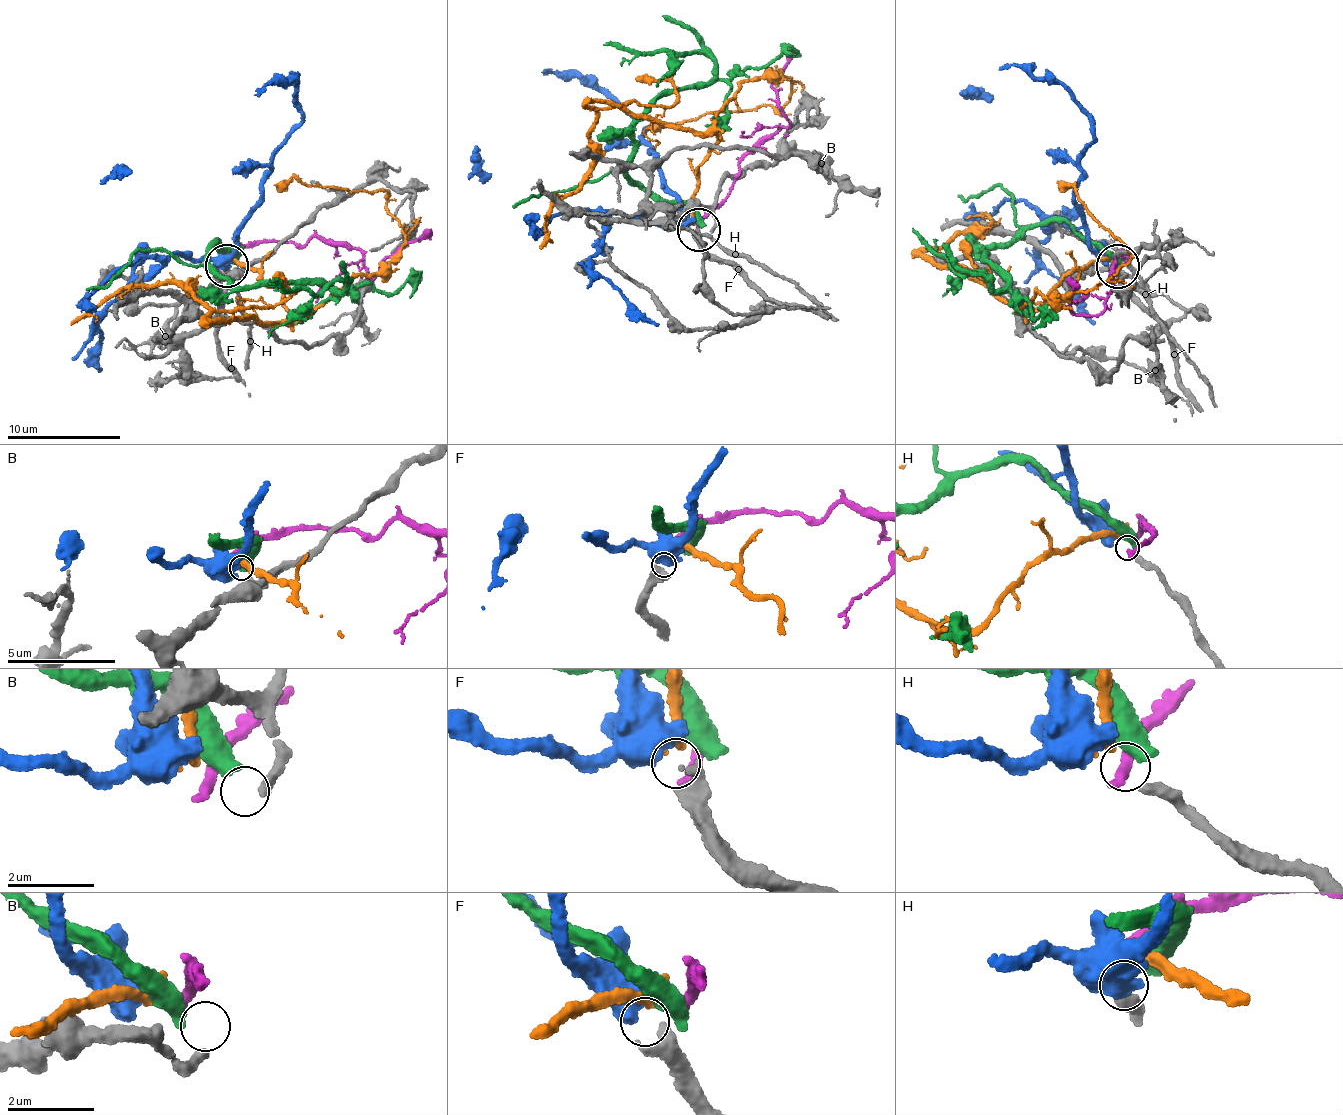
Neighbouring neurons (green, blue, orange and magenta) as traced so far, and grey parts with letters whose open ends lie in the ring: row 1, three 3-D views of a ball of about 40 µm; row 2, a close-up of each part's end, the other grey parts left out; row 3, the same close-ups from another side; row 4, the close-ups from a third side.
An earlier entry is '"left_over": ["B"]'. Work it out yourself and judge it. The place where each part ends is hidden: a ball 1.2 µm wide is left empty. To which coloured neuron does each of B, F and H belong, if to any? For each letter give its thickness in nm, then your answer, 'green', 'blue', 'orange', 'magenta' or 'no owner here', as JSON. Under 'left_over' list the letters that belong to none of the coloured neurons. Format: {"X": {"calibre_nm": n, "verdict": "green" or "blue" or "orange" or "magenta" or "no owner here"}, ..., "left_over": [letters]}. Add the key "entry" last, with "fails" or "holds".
{"B": {"calibre_nm": 240, "verdict": "no owner here"}, "F": {"calibre_nm": 400, "verdict": "blue"}, "H": {"calibre_nm": 300, "verdict": "orange"}, "left_over": ["B"], "entry": "holds"}

